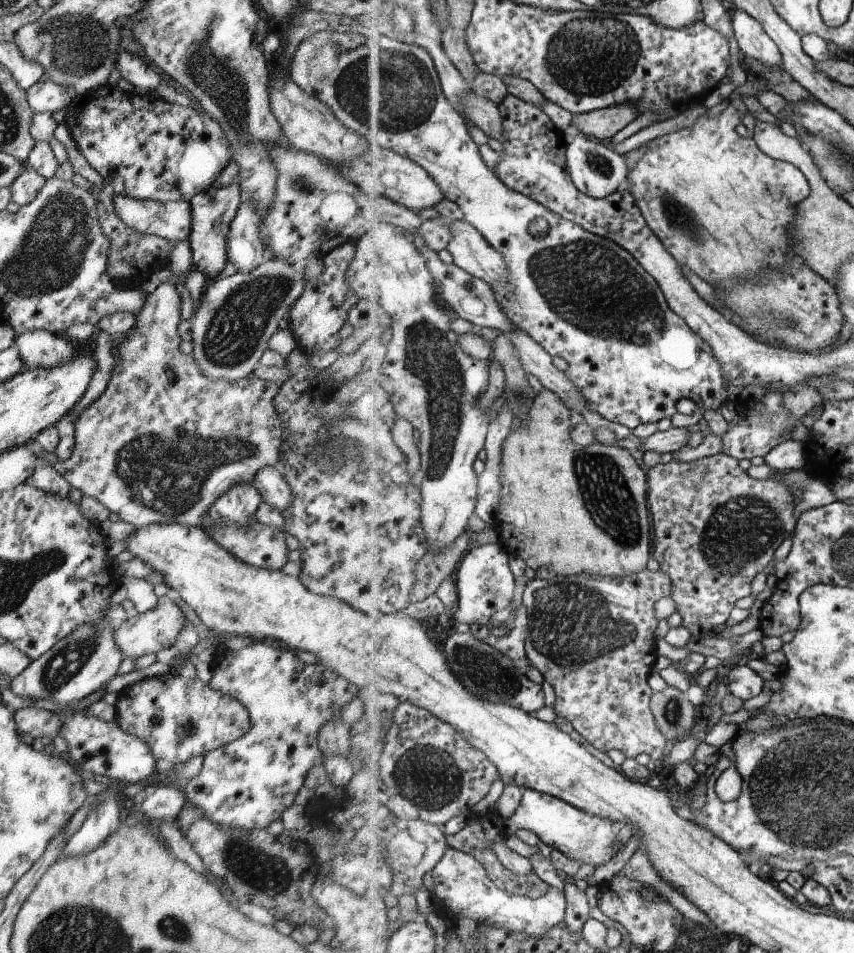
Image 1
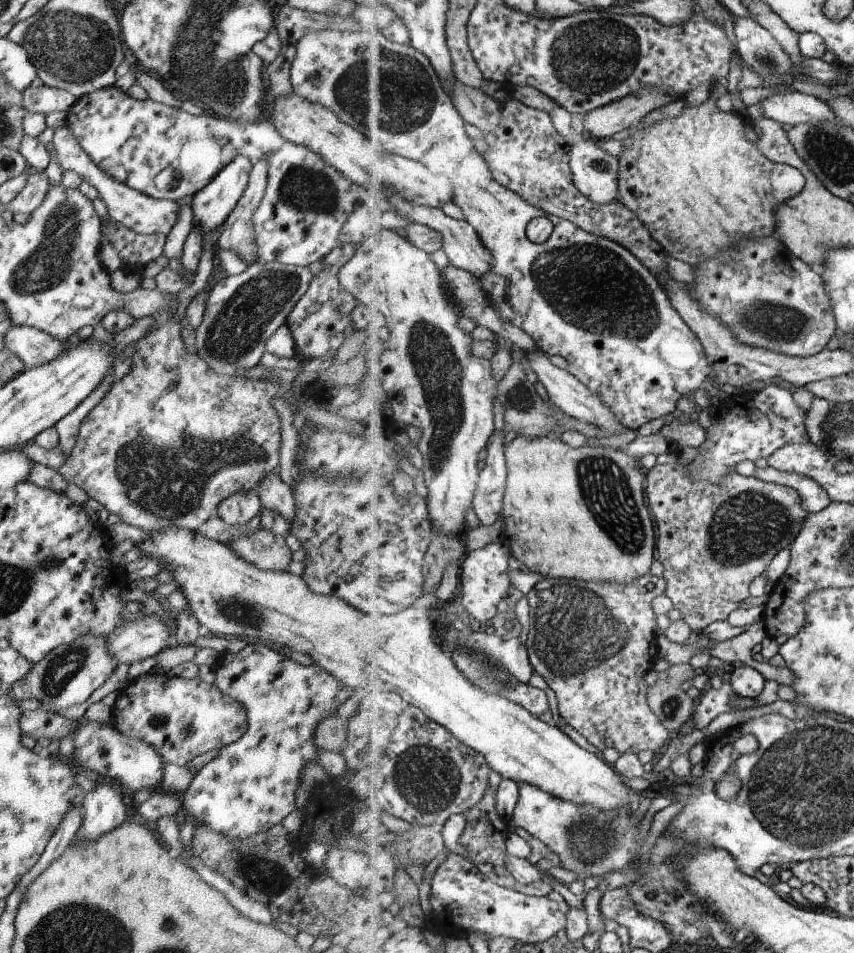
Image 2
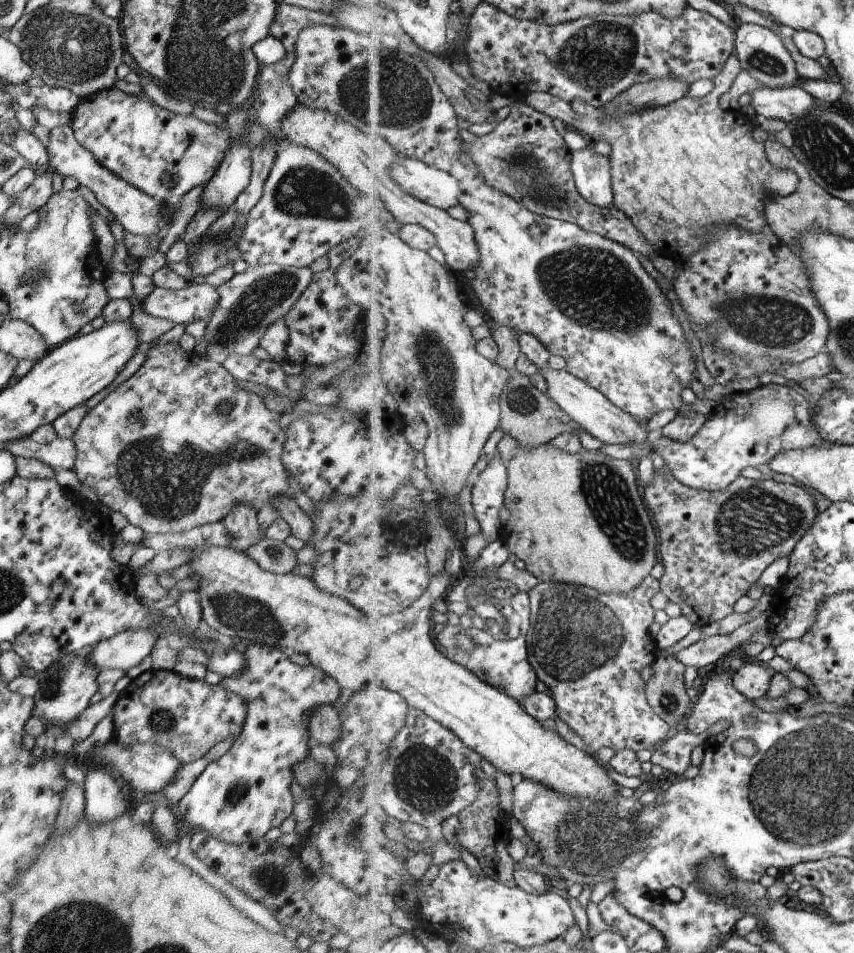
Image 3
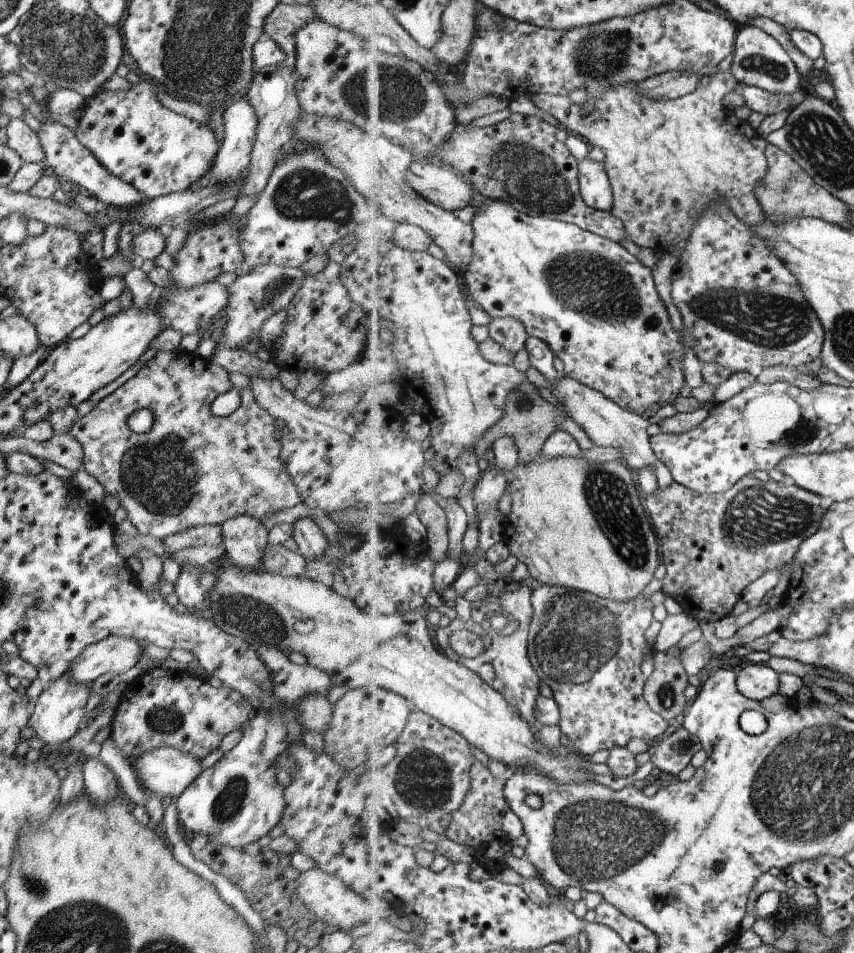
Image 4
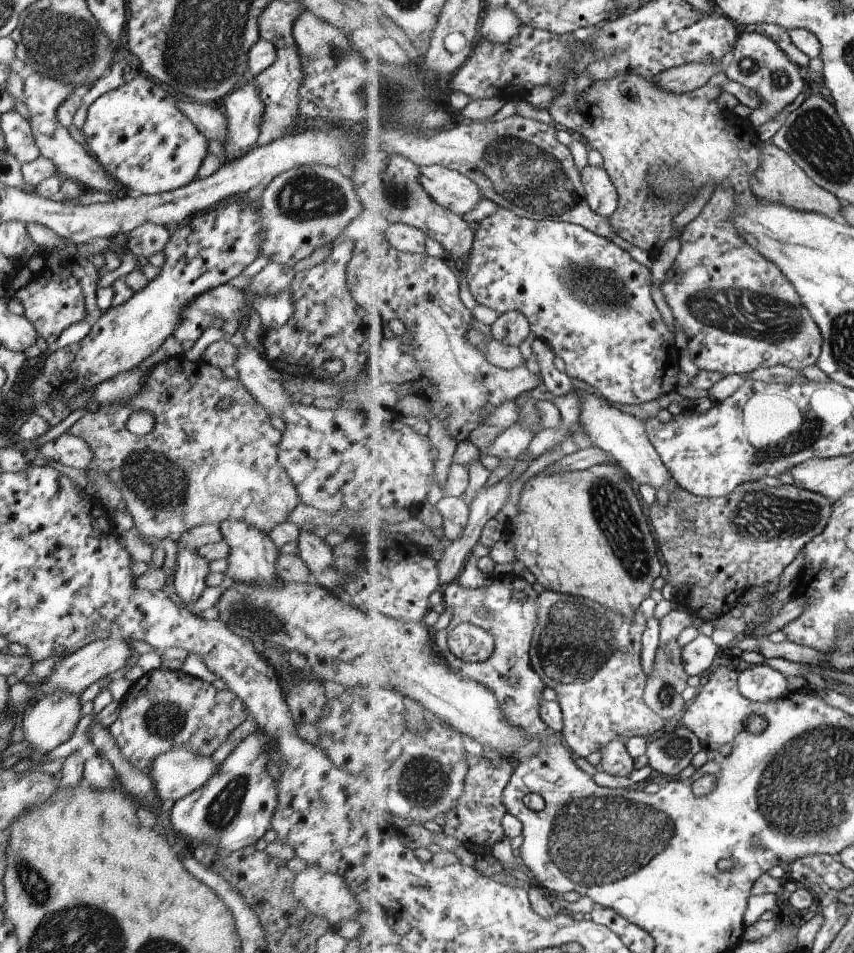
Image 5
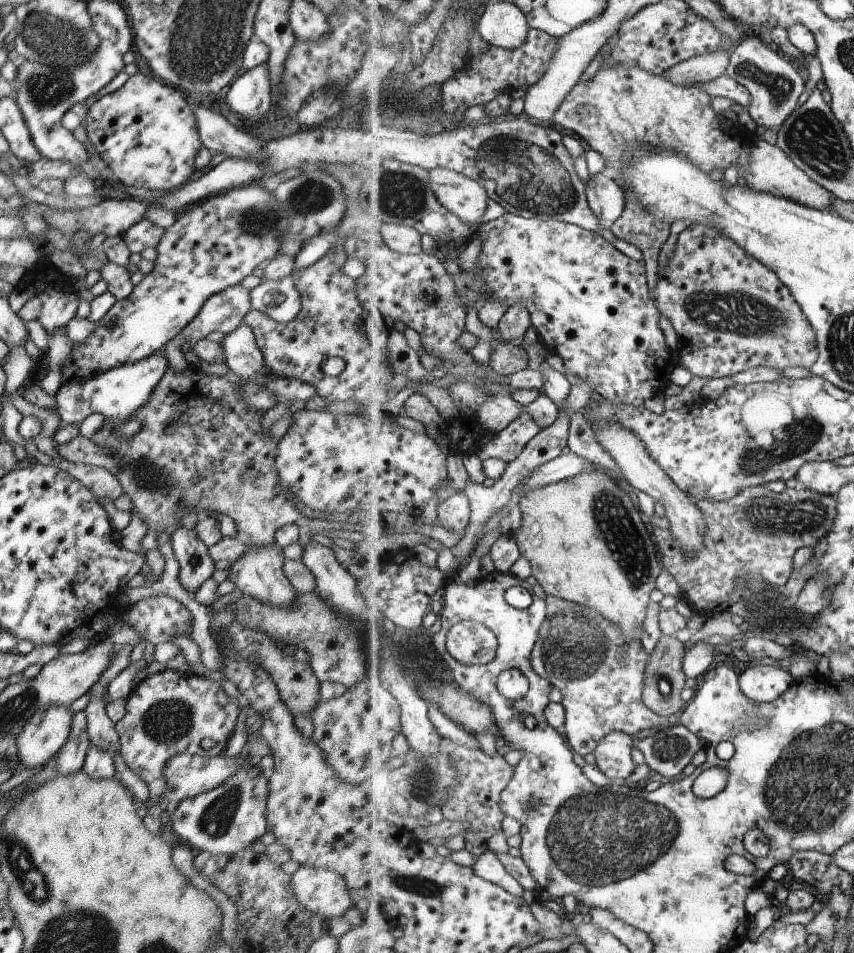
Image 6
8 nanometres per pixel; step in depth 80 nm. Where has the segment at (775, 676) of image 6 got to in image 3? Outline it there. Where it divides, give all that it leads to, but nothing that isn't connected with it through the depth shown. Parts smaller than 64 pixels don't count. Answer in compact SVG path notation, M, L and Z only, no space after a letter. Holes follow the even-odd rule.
M749 662L734 673L734 685L750 701L757 700L769 692L775 674L775 670L767 665L763 667Z

